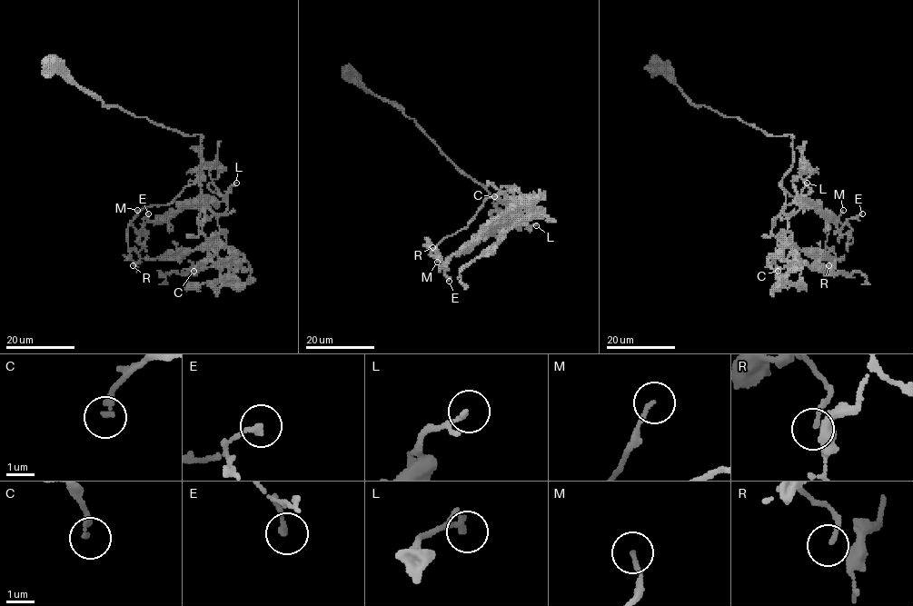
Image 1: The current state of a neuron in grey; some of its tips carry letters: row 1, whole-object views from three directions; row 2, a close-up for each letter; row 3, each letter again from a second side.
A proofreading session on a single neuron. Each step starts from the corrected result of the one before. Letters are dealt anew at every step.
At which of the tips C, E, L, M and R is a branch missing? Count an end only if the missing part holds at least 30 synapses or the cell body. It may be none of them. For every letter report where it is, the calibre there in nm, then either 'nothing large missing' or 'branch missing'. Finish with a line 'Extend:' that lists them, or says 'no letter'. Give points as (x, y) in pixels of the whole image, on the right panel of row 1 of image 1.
C: (778, 271) | 200 nm | nothing large missing
E: (862, 213) | 180 nm | nothing large missing
L: (807, 183) | 140 nm | nothing large missing
M: (843, 210) | 130 nm | nothing large missing
R: (828, 265) | 110 nm | nothing large missing
Extend: no letter

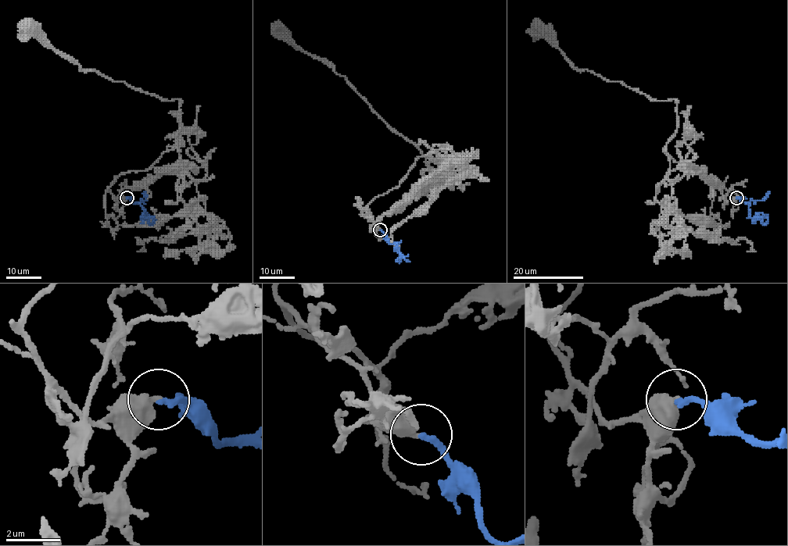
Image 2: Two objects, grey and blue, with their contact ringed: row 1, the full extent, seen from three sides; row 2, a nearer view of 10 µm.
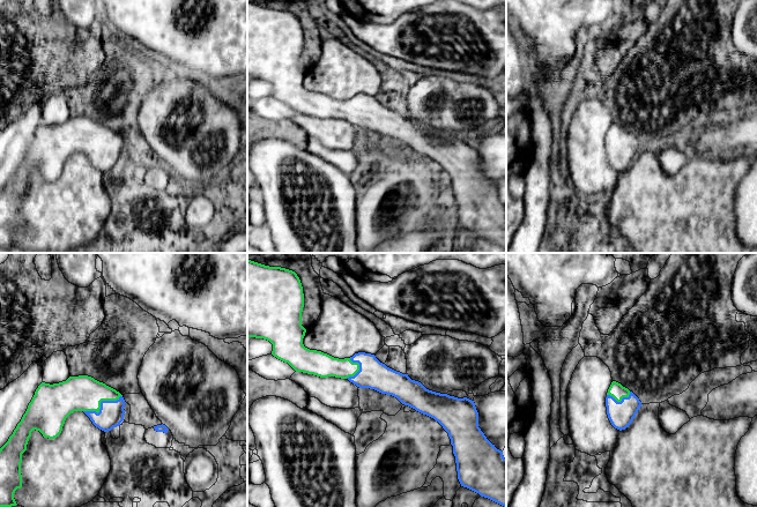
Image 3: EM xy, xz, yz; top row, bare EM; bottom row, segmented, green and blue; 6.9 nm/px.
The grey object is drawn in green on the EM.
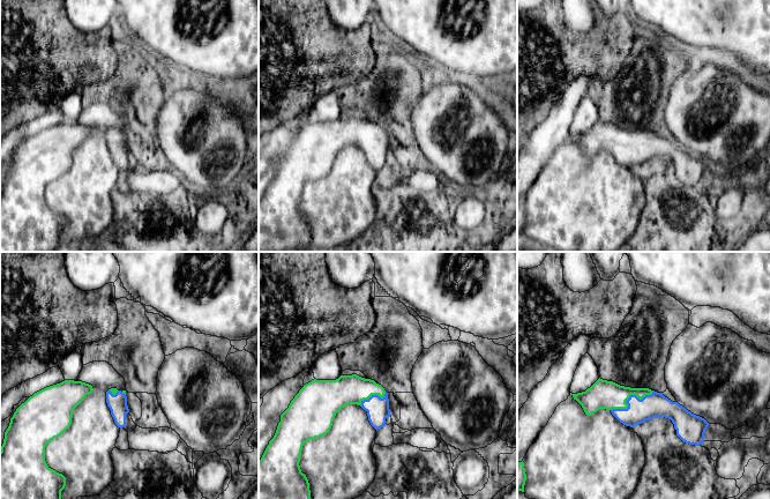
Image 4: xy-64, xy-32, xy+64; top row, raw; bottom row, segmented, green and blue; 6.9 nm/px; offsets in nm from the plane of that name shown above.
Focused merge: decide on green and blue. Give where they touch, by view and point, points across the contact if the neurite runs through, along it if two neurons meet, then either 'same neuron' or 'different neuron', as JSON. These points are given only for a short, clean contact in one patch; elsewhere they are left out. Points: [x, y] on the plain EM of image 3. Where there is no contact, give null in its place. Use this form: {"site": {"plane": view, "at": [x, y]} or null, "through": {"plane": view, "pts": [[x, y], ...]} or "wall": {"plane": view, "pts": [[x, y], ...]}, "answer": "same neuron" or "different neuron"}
{"site": {"plane": "xy", "at": [99, 146]}, "through": {"plane": "xy", "pts": [[82, 134], [91, 138], [99, 146], [111, 155]]}, "answer": "same neuron"}

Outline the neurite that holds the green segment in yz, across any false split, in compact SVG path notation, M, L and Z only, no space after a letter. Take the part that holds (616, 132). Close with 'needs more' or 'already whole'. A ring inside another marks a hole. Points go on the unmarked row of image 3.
M613 122L607 134L606 148L611 166L622 172L632 164L641 143L628 129Z | needs more

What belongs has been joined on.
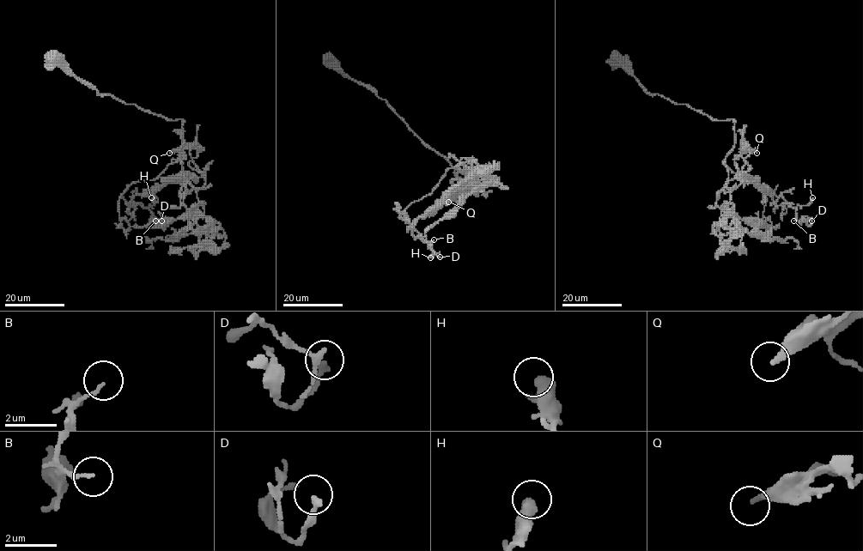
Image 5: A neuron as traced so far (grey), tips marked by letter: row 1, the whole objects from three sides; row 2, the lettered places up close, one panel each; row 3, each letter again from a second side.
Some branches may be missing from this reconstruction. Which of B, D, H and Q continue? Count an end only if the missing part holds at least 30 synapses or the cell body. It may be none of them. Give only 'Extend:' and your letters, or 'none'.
Extend: Q

